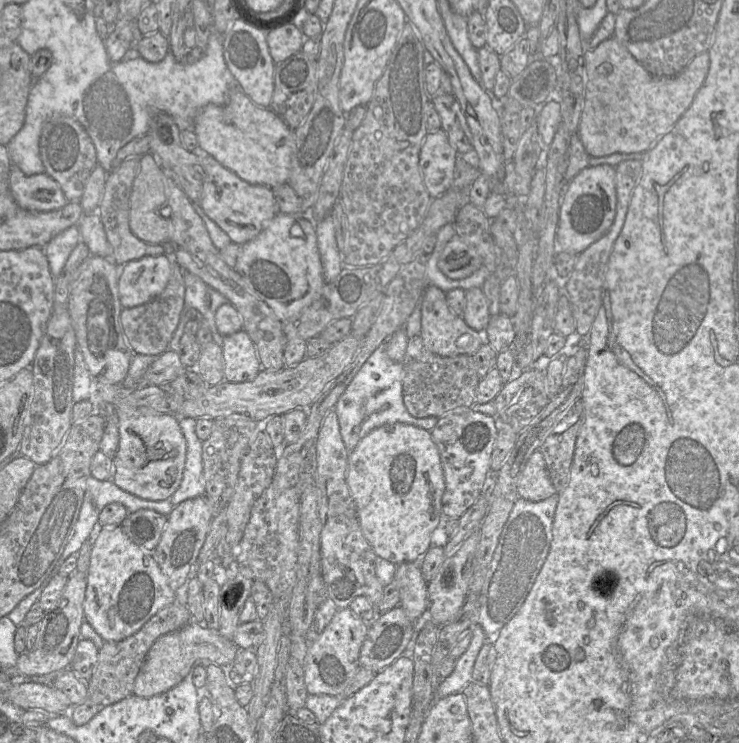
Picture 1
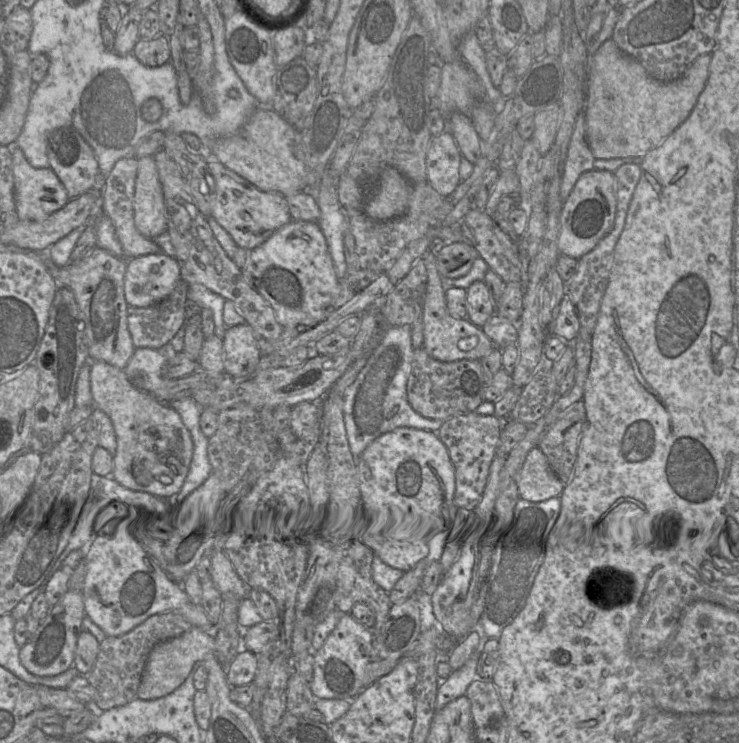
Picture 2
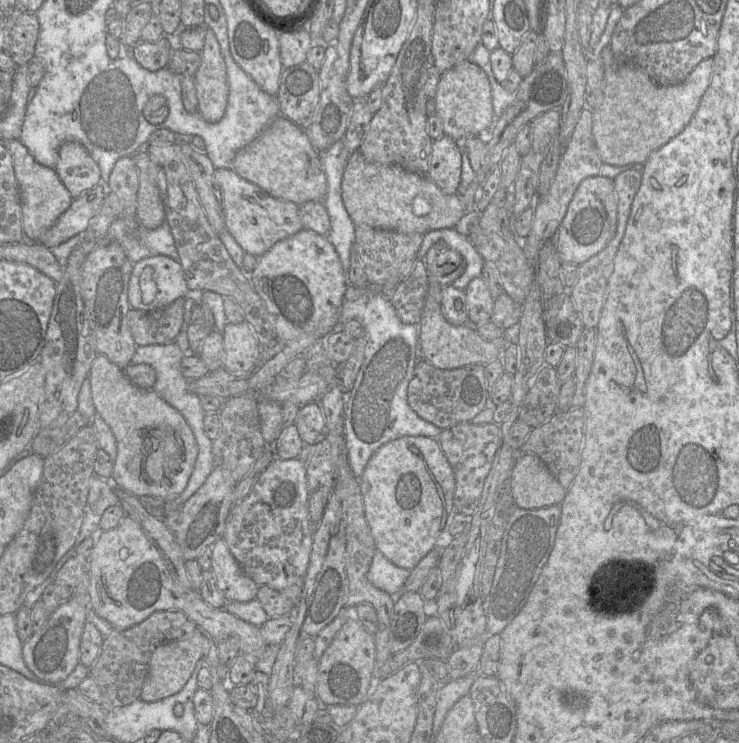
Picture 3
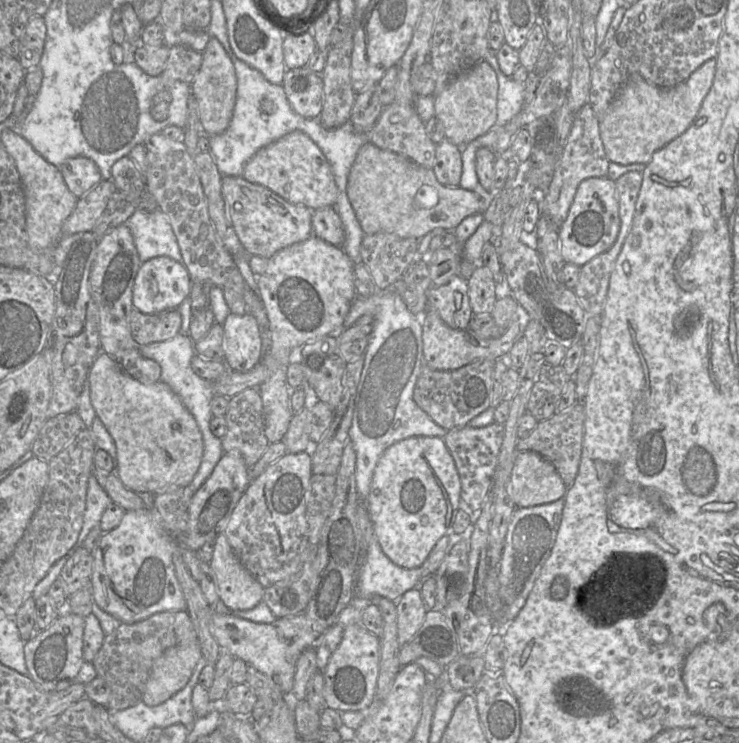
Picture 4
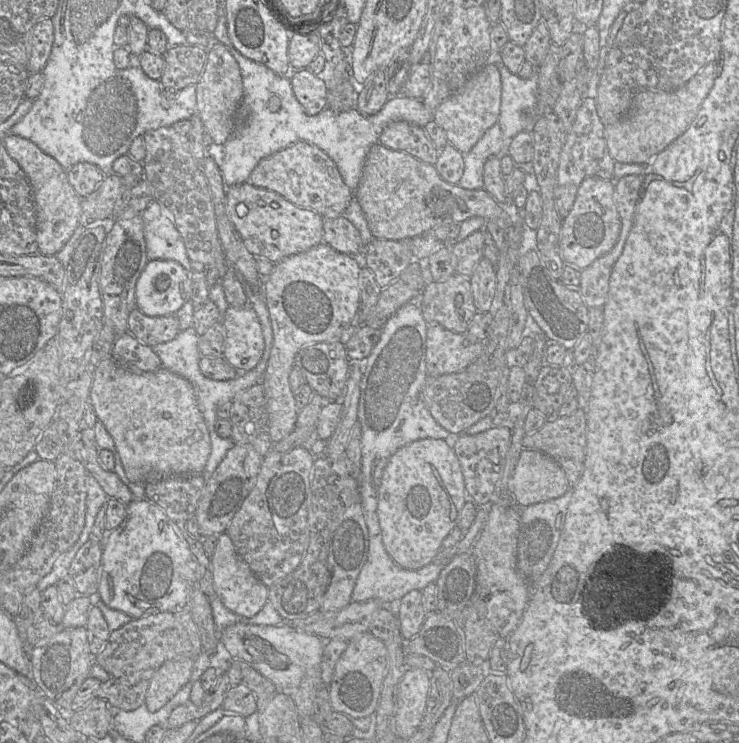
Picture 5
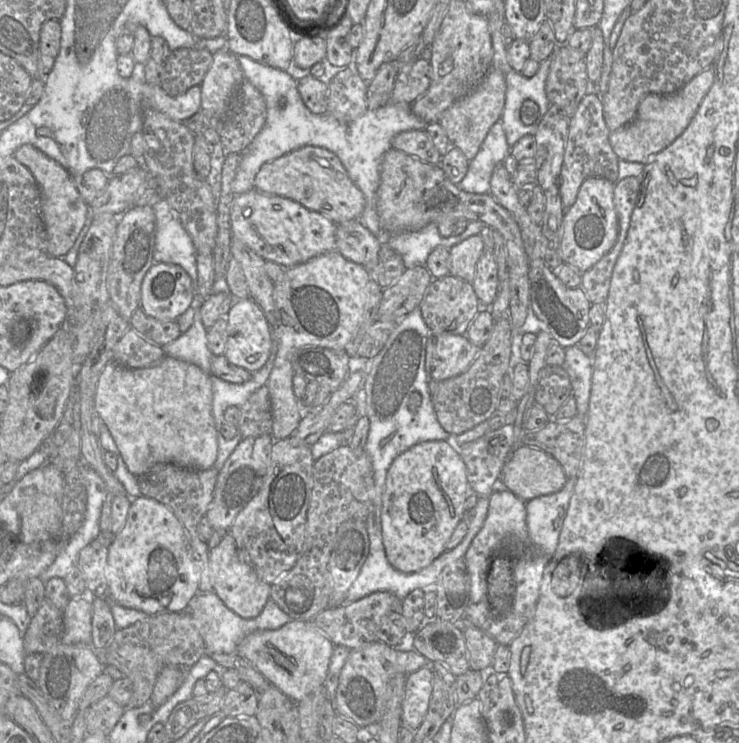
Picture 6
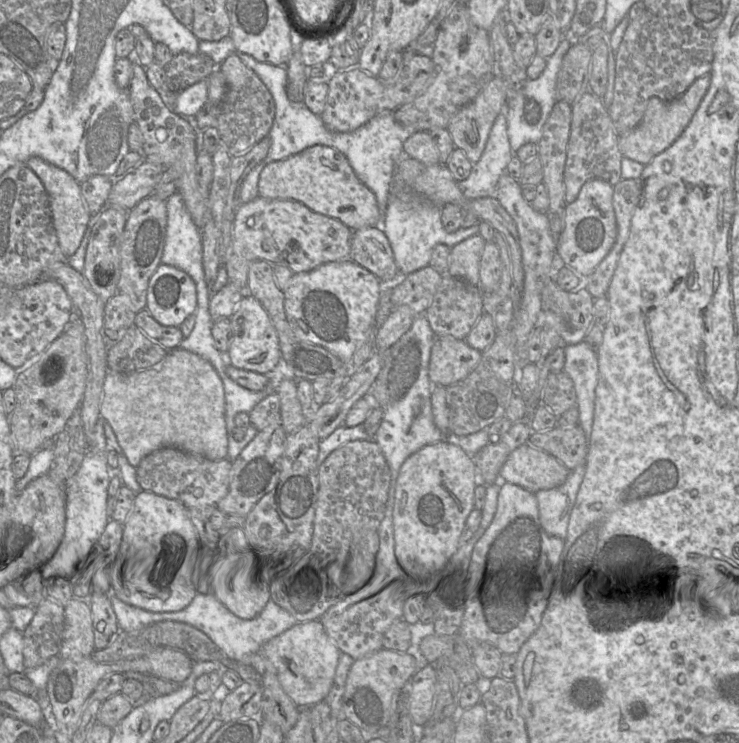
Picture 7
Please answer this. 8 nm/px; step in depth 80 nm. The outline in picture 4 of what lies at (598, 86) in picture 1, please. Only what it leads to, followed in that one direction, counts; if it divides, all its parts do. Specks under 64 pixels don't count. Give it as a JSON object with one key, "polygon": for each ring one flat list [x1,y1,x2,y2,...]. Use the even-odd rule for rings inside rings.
{"polygon":[[715,57,694,70,686,80,669,88,661,88,649,83,638,73,631,74,610,103,604,117,600,120,600,136,609,161,622,165,647,164,656,151,680,136,699,113,713,86,716,69,717,58]]}

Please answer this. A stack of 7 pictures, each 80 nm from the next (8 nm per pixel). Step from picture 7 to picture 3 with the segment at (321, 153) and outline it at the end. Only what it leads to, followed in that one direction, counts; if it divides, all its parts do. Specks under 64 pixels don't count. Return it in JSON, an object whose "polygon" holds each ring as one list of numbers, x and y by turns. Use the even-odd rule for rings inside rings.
{"polygon":[[284,116,275,118,249,145,241,149,232,161,231,169,271,196,296,205,309,201,323,203,327,193,320,153,314,149,303,128]]}

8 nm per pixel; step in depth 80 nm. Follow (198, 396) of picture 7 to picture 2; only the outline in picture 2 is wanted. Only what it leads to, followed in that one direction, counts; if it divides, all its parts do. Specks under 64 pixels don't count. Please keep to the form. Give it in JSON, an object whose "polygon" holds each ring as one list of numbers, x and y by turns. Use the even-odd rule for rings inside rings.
{"polygon":[[92,361,90,369,93,406,102,410,112,421,117,439,110,479,129,494,156,501,171,502,182,489,192,461,194,444,180,415,154,396,136,388,125,371,104,361]]}

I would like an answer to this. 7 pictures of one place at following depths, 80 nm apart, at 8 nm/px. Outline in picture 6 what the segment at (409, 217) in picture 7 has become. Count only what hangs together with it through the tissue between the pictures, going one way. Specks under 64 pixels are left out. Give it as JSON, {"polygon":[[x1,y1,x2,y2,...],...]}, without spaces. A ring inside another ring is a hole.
{"polygon":[[469,221,463,233,456,236,442,237,438,224,429,223,418,231,406,231,387,235,383,232,383,241,401,255,406,269,425,266,429,254,438,246,450,249,470,236,480,234,485,224,481,221]]}

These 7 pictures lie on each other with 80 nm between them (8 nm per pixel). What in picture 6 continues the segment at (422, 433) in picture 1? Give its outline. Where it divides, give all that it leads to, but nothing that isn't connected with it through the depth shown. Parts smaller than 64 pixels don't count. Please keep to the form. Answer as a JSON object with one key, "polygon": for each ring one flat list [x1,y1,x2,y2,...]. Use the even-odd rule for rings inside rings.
{"polygon":[[433,440,418,443,400,454,394,459,386,476,386,484,382,496,382,511,381,511,381,524,382,524,382,538,389,563,398,571,403,573,418,572,446,551,446,544,452,536,455,528,463,519,464,503,470,493,470,487,467,479,467,468,459,453,452,448,445,440]]}

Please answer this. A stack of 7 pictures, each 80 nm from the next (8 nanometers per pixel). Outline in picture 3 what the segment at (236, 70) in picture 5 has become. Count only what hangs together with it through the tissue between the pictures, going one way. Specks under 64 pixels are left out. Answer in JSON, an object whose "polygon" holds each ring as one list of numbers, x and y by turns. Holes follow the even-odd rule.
{"polygon":[[207,28,203,50,201,51,201,64,193,77,198,99,198,112,209,123,218,123,224,116,229,95,226,64,221,53,220,45,214,32]]}

